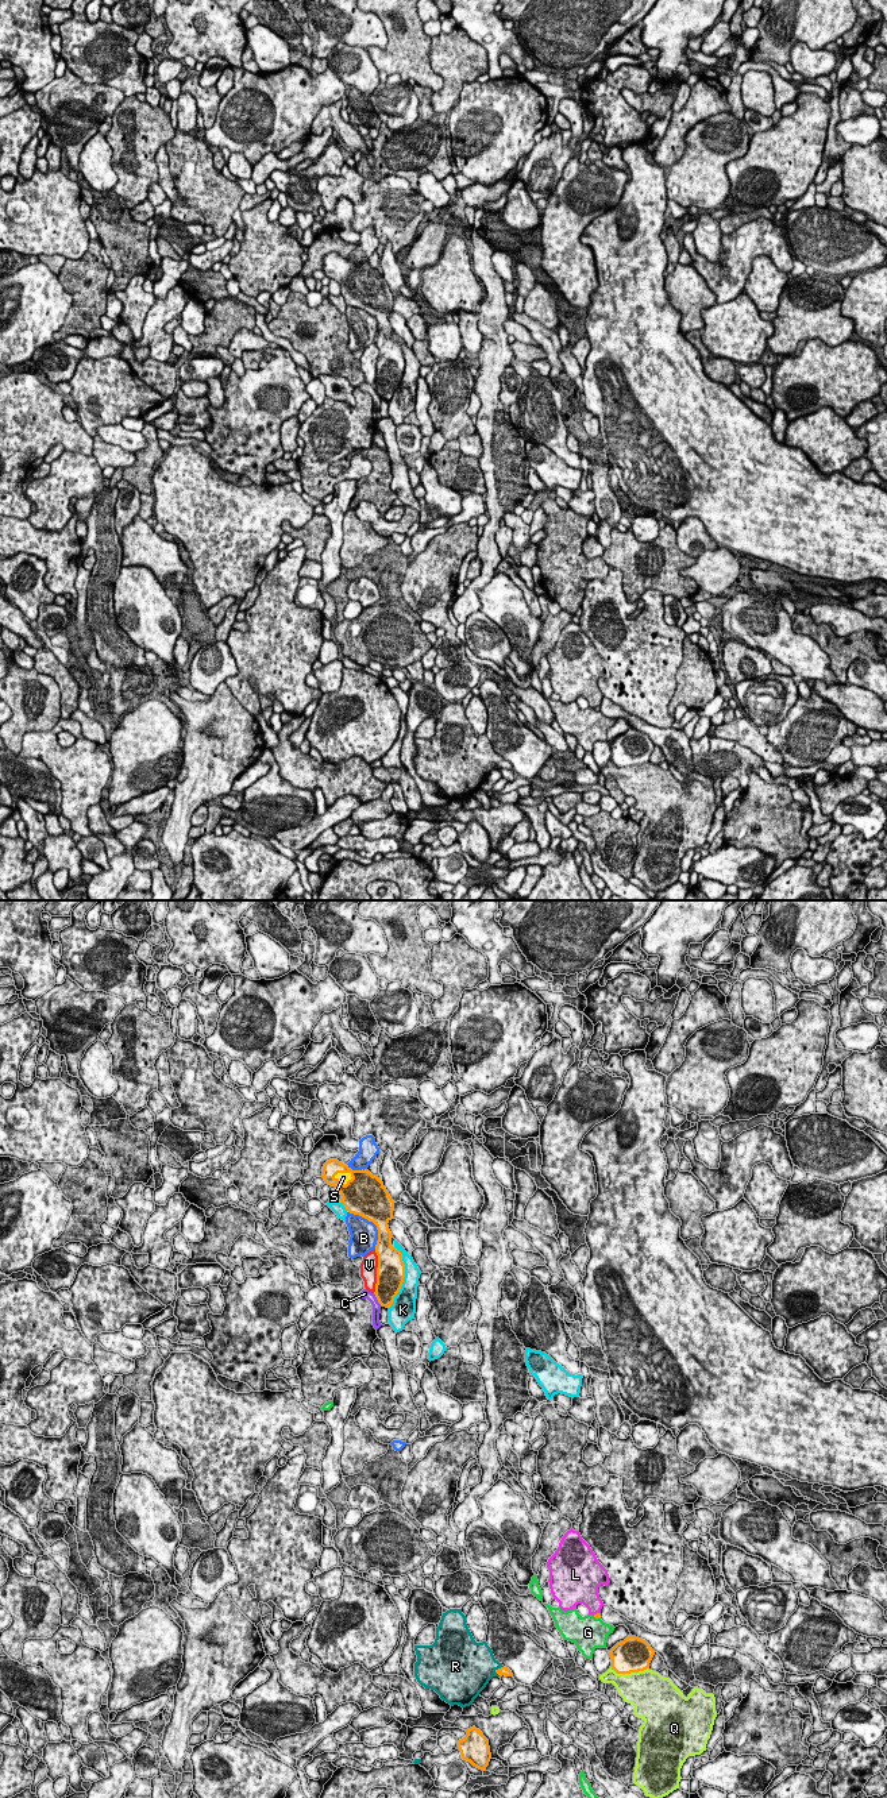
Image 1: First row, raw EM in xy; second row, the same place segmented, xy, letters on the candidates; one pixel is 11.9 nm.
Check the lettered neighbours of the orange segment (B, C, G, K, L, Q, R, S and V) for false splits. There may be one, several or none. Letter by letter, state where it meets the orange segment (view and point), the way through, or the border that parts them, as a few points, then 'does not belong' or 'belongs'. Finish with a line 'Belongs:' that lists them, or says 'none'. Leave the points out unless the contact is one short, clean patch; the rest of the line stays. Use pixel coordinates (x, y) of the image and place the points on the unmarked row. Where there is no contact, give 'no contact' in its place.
B: meets orange in xy at (373, 315); does not belong
C: meets orange in xy at (377, 392); belongs
G: meets orange in xy at (597, 710); does not belong
K: meets orange in xy at (404, 369); does not belong
L: meets orange in xy at (597, 706); does not belong
Q: meets orange in xy at (629, 766); does not belong
R: meets orange in xy at (497, 763); does not belong
S: meets orange in xy at (343, 265); belongs
V: meets orange in xy at (377, 365); does not belong
Belongs: C, S

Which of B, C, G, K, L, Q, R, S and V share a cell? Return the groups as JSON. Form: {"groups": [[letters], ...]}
{"groups": [["B"], ["C", "S"], ["G"], ["K"], ["L"], ["Q"], ["R"], ["V"]]}

